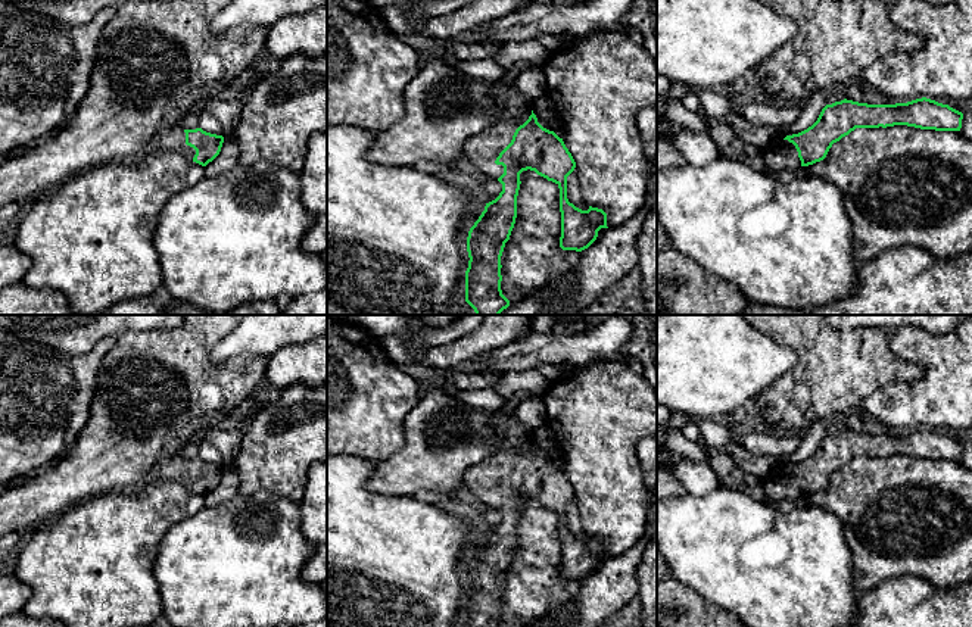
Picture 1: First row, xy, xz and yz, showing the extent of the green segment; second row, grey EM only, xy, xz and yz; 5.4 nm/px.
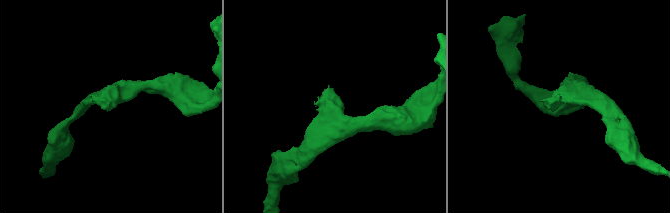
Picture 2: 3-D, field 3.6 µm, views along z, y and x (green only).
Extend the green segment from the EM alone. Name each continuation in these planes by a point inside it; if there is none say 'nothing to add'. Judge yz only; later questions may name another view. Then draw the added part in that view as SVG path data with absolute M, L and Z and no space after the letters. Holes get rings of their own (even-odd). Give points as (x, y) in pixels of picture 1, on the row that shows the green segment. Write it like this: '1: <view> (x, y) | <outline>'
1: yz (779, 155) | M772 140L766 147L761 149L764 171L786 171L797 169L801 166L798 152L792 143L788 140Z

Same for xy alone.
1: xy (174, 139) | M181 127L166 130L158 135L155 135L152 140L146 143L143 150L140 153L133 153L130 156L122 157L121 160L128 165L134 166L141 162L141 159L153 150L158 149L166 149L181 153L183 156L193 160L196 150L186 144L186 132Z

